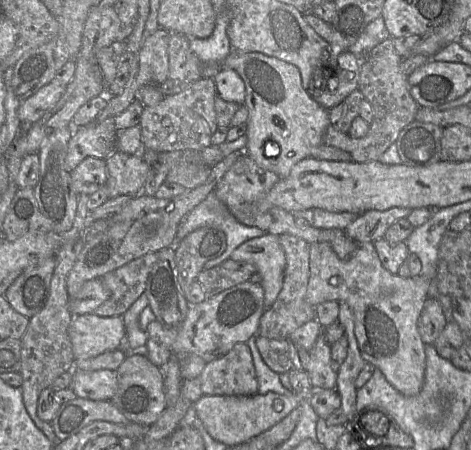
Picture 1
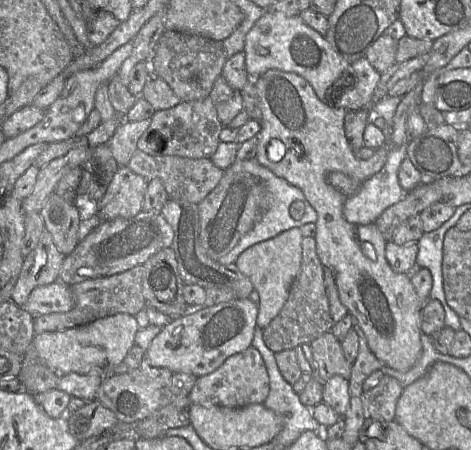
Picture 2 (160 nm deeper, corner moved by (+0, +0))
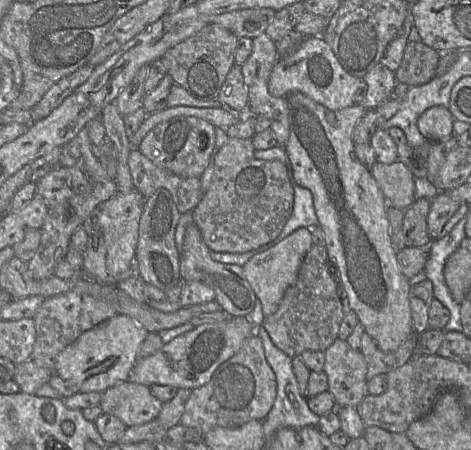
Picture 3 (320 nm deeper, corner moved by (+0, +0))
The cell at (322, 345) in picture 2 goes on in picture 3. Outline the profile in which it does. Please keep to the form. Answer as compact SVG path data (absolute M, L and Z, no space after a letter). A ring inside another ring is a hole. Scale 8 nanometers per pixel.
M339 337L324 352L328 390L337 407L358 407L368 393L367 364L363 354L354 351Z

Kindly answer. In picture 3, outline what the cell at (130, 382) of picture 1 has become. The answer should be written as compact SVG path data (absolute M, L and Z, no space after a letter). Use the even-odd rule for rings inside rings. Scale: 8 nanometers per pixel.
M129 380L119 382L102 392L99 403L104 413L120 419L126 427L145 424L157 418L163 403L150 391L150 387Z

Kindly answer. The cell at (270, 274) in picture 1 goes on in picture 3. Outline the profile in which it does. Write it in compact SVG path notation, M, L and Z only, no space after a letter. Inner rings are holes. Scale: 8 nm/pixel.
M302 227L286 236L276 245L257 253L242 267L246 280L262 304L264 317L276 311L286 290L297 280L303 259L313 245L310 230Z

